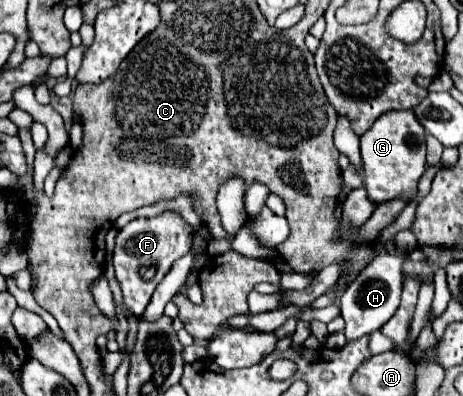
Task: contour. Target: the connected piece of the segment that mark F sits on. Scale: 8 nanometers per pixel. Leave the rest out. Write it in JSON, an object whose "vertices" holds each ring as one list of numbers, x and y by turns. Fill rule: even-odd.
{"vertices":[[163,213,163,217,153,217,139,221,131,221,129,227,123,227,117,235,117,247,113,253,113,267,115,267,115,277,121,283,121,293,123,293,123,303,127,309,135,315,141,317,157,283,169,273,169,267,183,255,191,251,193,243,193,229,185,223,185,219,177,213]]}

